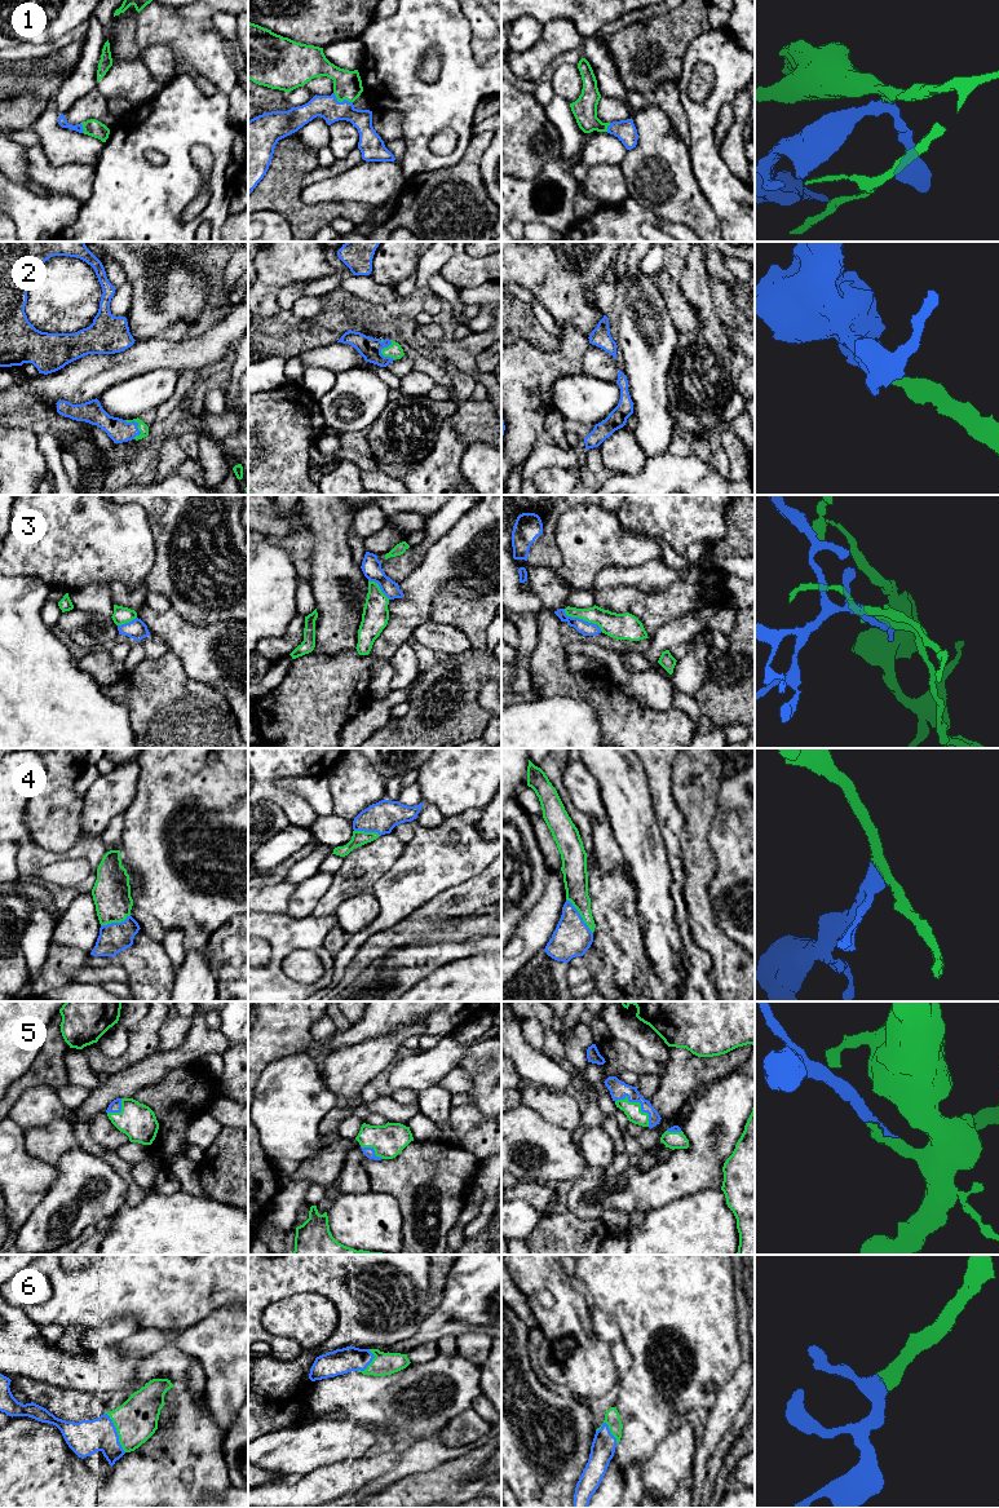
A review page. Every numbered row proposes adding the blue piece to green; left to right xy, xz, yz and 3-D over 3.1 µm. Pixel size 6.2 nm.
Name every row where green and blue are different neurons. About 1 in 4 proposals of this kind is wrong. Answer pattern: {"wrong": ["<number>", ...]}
{"wrong": ["3"]}

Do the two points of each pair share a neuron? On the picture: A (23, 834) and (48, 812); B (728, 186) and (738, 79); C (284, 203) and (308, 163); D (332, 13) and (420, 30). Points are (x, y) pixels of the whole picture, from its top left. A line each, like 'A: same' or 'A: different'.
A: different
B: same
C: same
D: different

